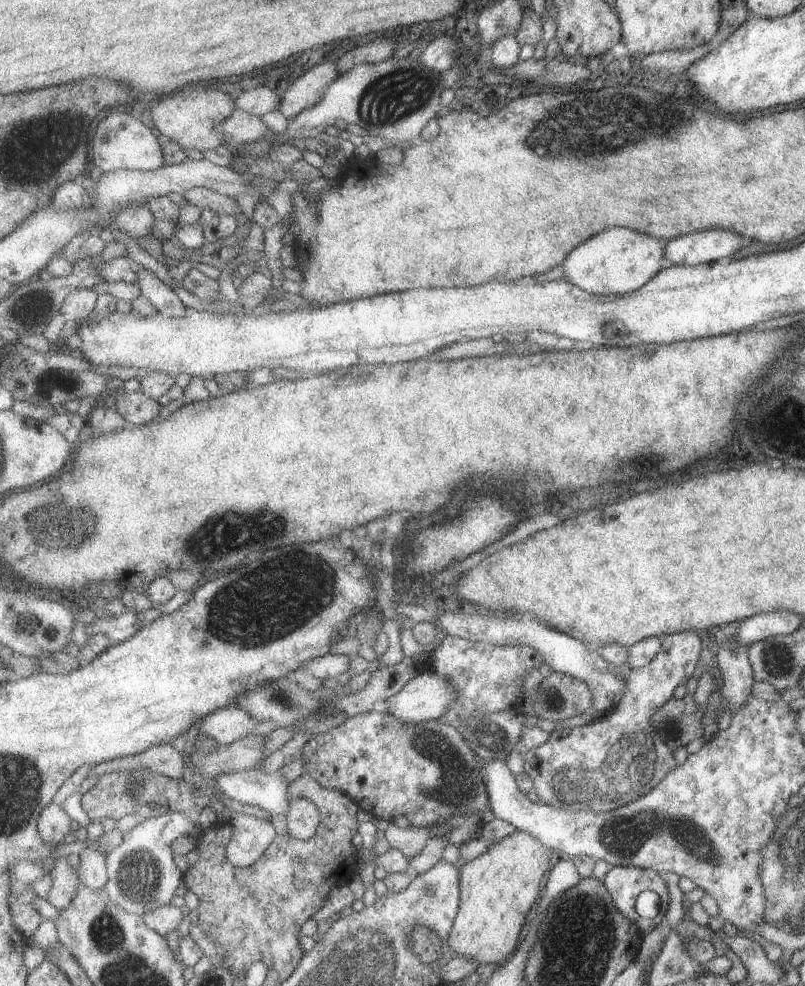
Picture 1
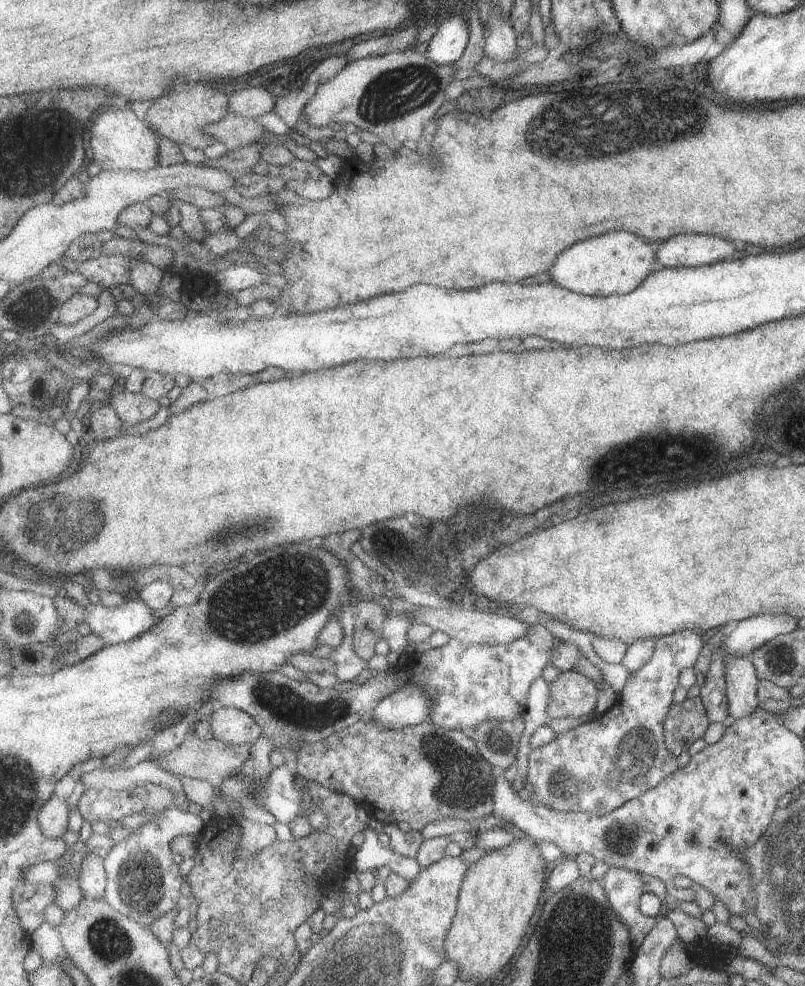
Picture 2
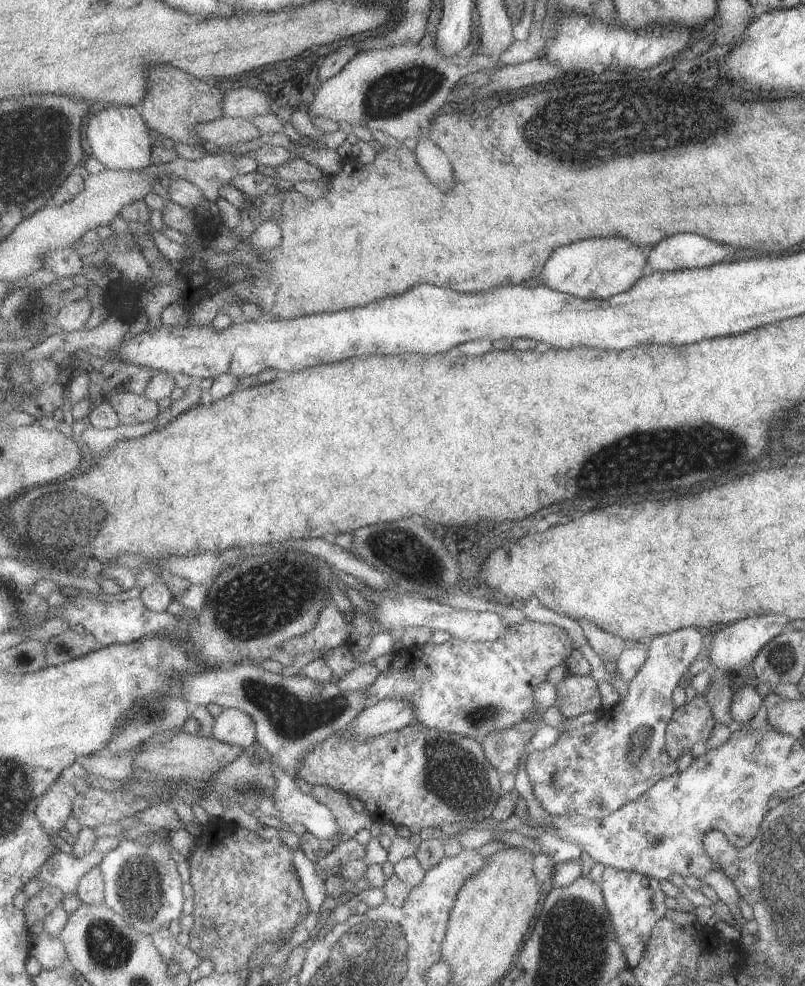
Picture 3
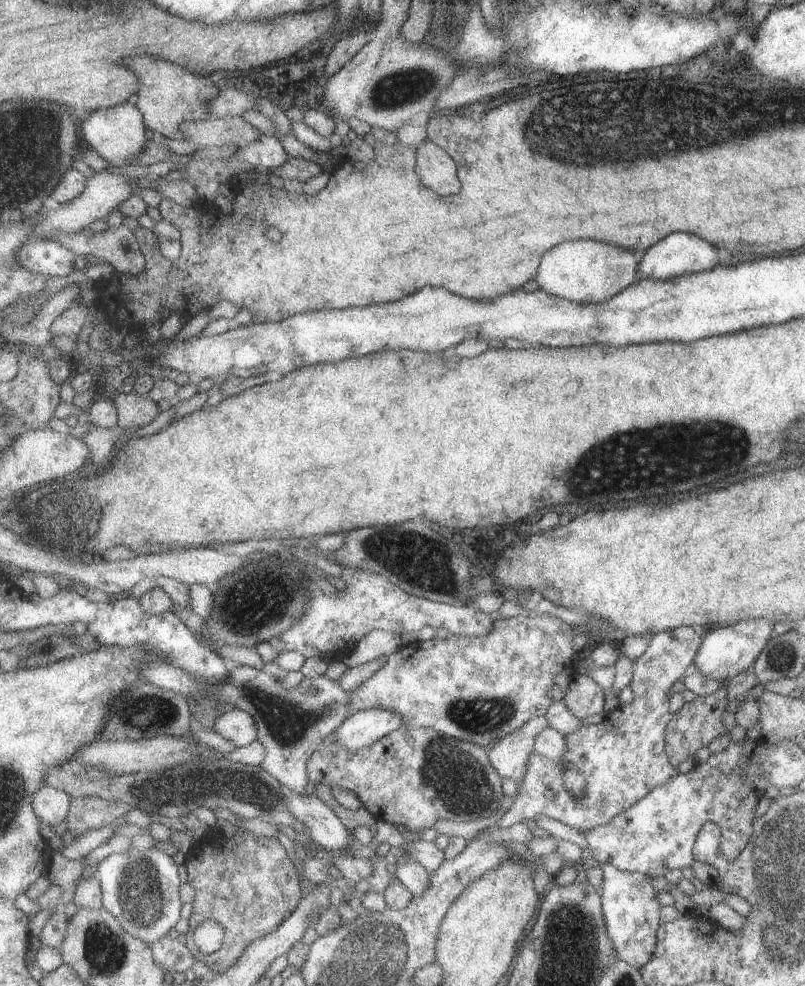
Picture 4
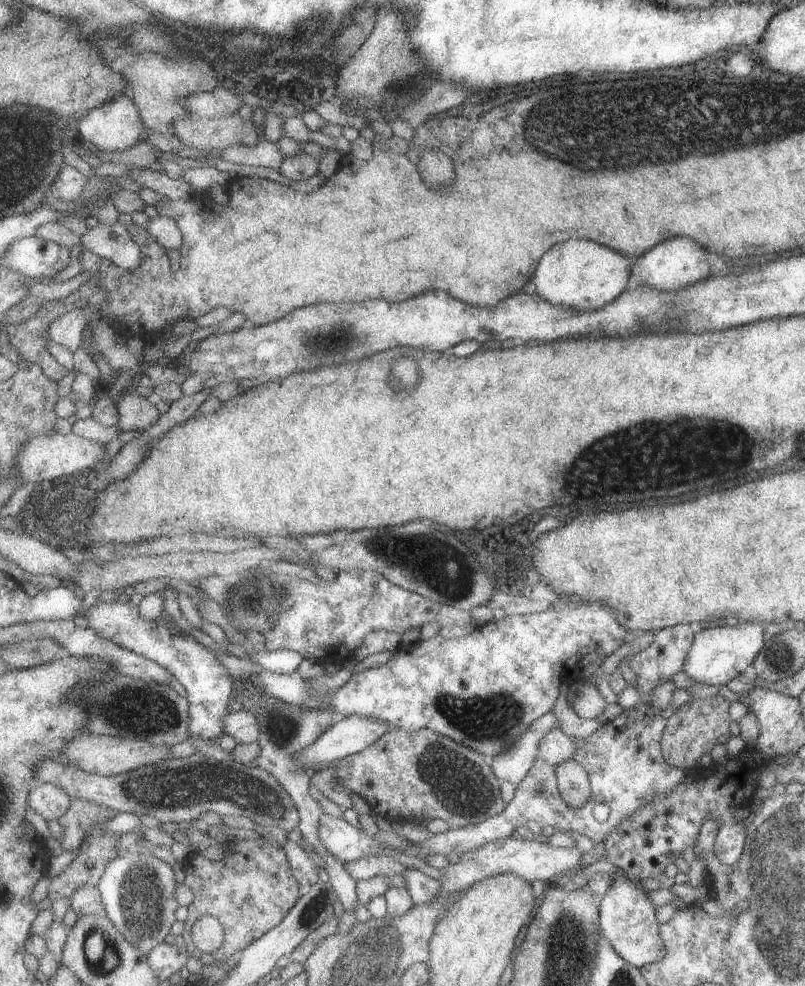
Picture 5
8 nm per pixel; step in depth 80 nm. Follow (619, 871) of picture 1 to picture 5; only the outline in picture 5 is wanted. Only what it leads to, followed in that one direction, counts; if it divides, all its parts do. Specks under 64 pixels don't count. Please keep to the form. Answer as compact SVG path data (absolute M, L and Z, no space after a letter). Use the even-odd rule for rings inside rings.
M612 874L612 881L605 894L597 900L598 923L601 934L609 939L613 950L628 963L640 969L645 963L658 961L664 956L664 946L658 935L656 907L652 903L637 879L631 879L625 874Z

